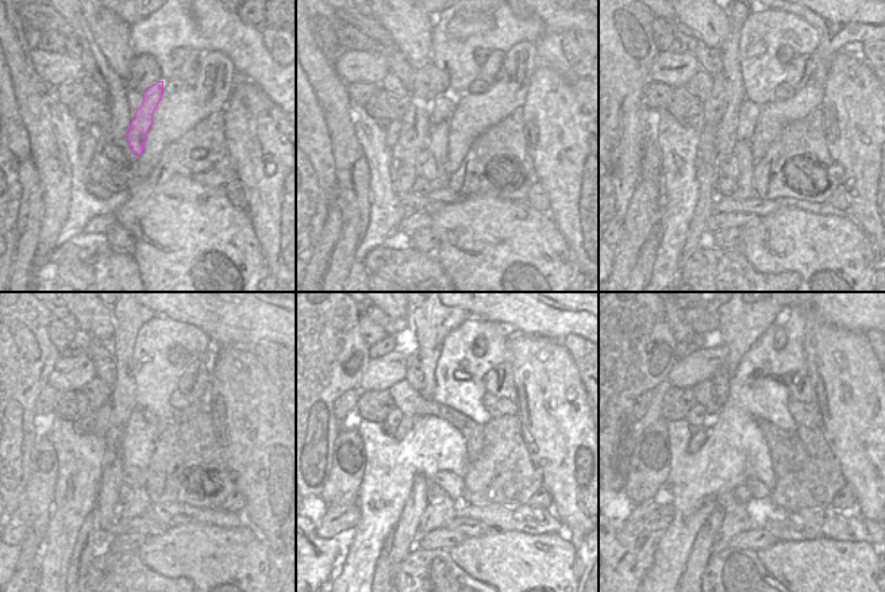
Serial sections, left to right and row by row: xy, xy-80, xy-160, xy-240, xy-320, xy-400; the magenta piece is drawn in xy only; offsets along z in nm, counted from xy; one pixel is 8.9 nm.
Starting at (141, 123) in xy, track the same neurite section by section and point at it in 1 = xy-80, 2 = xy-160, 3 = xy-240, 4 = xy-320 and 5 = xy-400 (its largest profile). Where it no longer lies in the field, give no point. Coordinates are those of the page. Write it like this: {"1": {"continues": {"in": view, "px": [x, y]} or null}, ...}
{"1": {"continues": {"in": "xy-80", "px": [438, 142]}}, "2": {"continues": {"in": "xy-160", "px": [745, 189]}}, "3": {"continues": {"in": "xy-240", "px": [141, 500]}}, "4": {"continues": {"in": "xy-320", "px": [439, 515]}}, "5": {"continues": {"in": "xy-400", "px": [737, 521]}}}

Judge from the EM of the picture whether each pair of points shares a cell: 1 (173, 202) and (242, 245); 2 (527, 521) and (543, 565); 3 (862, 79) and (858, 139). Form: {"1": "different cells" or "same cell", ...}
{"1": "same cell", "2": "different cells", "3": "same cell"}

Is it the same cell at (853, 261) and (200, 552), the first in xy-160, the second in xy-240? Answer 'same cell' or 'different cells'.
same cell

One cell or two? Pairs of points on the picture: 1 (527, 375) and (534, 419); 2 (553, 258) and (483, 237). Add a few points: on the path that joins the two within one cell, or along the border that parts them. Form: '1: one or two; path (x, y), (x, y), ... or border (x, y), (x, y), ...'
1: one; path (534, 385), (534, 408)
2: one; path (535, 258), (504, 258), (500, 254)

